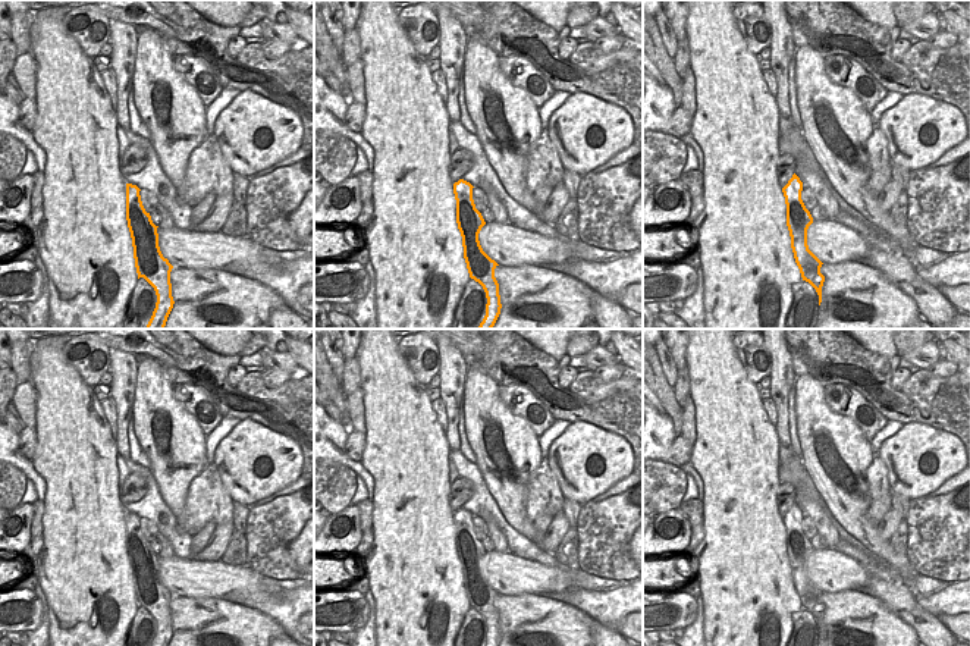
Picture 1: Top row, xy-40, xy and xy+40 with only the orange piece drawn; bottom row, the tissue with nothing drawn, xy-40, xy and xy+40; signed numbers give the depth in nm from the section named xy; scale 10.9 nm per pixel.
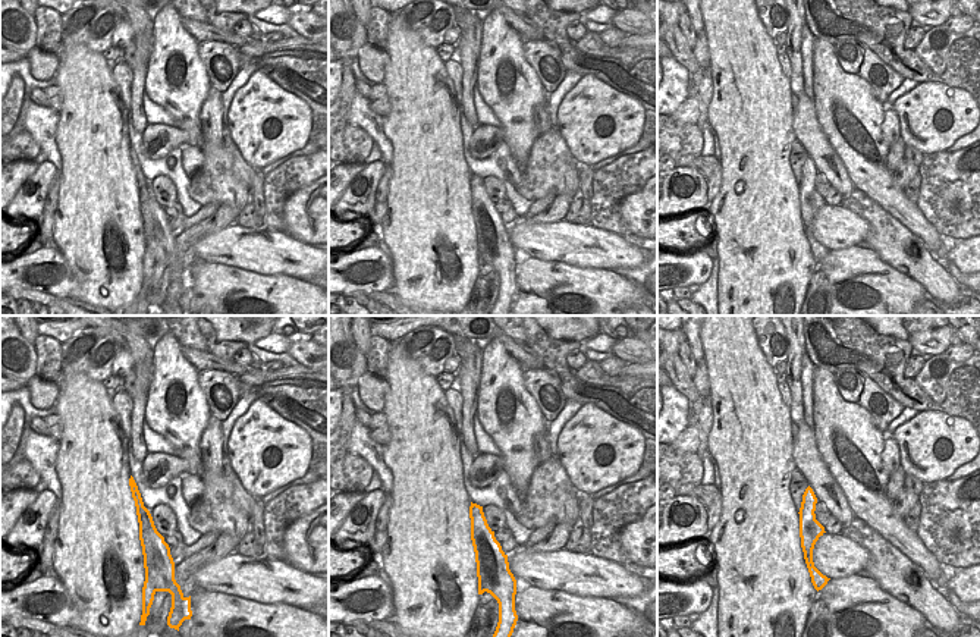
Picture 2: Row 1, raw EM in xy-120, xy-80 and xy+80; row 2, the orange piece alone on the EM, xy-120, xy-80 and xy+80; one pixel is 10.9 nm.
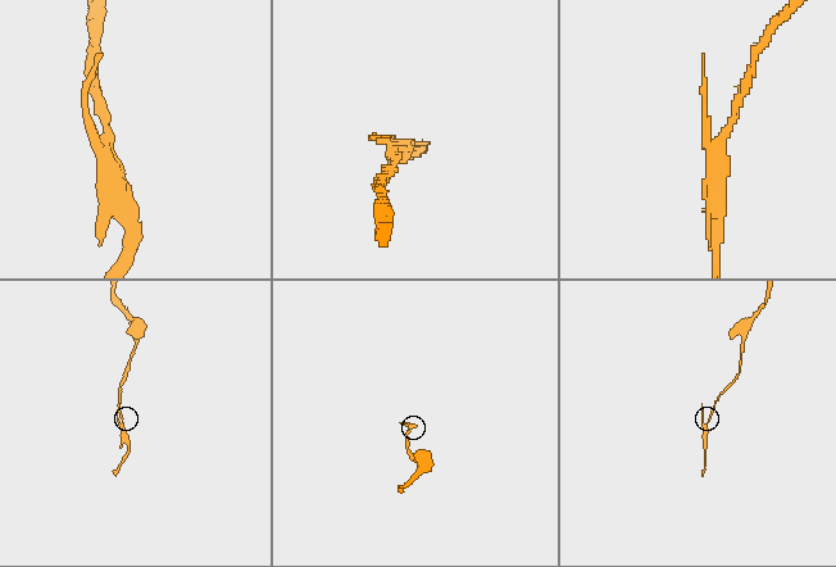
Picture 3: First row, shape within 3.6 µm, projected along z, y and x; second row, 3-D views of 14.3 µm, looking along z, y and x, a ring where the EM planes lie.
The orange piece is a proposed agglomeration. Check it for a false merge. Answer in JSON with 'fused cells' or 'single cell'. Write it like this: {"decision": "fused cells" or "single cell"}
{"decision": "fused cells"}

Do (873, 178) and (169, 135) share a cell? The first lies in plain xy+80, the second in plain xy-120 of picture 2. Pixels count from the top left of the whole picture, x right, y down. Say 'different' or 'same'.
different

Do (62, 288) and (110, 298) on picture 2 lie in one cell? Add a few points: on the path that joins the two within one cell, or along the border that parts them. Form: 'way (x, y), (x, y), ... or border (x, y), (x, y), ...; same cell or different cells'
border (65, 259), (77, 282), (77, 298); different cells

